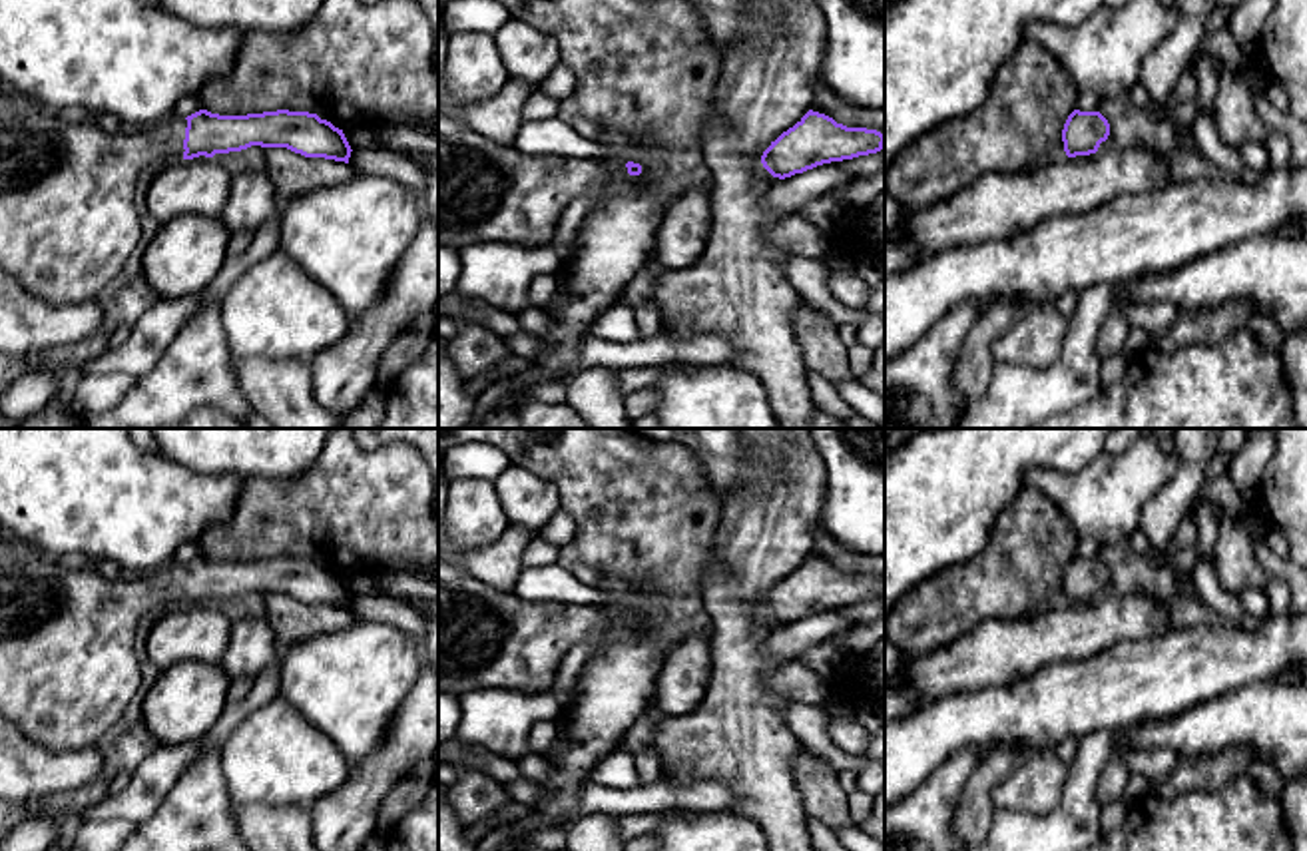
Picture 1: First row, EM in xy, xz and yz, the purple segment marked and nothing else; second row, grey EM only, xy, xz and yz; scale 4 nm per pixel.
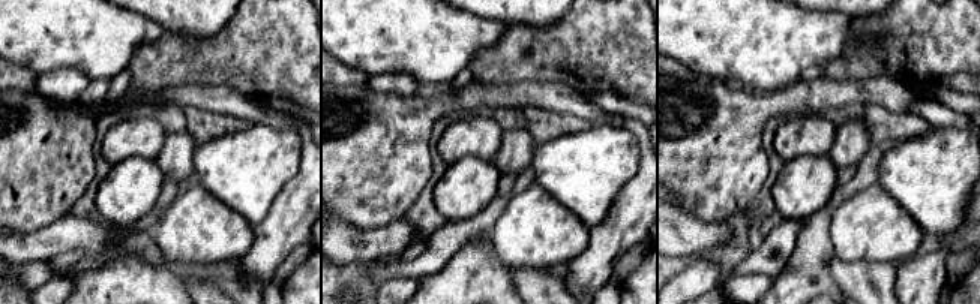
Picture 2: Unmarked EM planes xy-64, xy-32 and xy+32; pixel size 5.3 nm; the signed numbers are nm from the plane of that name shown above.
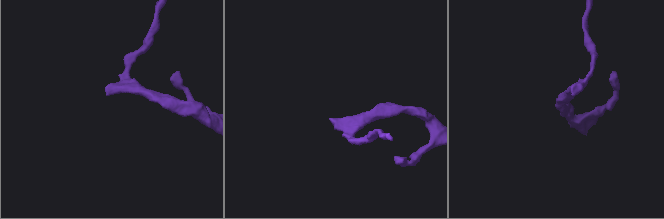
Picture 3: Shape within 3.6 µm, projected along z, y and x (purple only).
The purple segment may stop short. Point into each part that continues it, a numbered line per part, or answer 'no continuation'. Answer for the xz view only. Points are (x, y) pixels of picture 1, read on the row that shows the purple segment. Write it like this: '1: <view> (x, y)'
1: xz (487, 192)

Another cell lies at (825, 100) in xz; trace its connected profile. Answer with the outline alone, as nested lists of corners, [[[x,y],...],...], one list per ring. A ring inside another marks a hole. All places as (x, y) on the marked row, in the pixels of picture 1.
[[[821,78],[813,84],[811,110],[847,128],[877,130],[885,136],[885,108],[859,108],[843,100]]]

